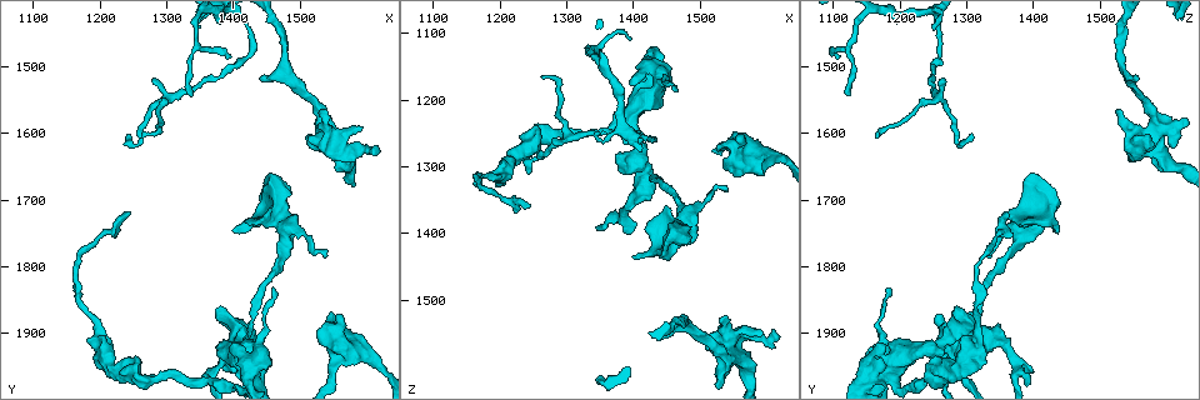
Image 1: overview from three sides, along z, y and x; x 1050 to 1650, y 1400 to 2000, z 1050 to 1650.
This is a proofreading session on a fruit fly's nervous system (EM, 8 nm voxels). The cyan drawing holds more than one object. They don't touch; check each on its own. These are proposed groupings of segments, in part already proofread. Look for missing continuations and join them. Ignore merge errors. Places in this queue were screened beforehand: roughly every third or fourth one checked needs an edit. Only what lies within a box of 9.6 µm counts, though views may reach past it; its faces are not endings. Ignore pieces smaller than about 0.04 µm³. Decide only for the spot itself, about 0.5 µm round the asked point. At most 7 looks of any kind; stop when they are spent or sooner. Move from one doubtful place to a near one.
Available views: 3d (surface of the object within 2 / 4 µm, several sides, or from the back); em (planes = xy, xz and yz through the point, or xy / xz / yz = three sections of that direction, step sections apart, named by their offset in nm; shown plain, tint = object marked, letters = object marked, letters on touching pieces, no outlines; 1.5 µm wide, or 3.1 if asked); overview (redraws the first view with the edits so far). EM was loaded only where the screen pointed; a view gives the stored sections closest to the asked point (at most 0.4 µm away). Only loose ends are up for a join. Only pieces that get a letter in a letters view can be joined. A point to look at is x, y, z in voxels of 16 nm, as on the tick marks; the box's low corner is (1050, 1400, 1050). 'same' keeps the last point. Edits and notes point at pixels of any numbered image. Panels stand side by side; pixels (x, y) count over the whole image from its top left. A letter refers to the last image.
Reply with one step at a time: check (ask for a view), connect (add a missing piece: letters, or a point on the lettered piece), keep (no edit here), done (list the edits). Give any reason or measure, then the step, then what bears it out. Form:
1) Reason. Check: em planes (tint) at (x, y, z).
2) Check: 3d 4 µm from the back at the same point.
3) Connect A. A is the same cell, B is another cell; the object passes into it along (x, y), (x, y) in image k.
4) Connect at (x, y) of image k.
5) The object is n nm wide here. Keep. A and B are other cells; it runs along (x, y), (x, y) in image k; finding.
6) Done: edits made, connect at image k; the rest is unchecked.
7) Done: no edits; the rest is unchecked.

Thick end. Check: 3d 2 µm at (1535, 1915, 1270).

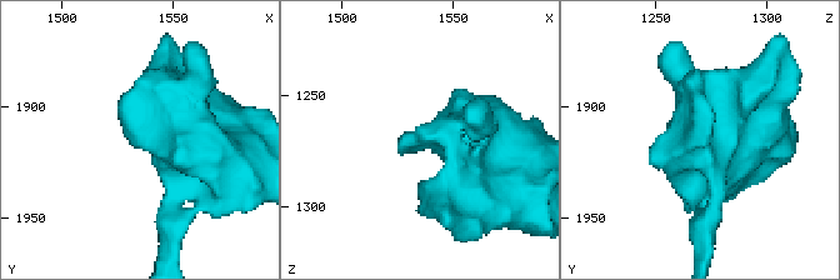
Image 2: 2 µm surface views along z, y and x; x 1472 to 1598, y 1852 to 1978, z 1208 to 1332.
Now the EM. Check: em planes (tint) at (1531, 1917, 1274).

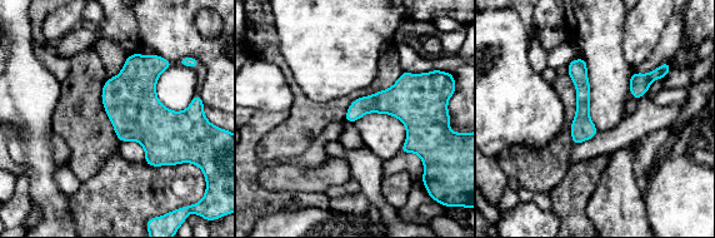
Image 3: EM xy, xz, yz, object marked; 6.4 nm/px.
Check: em planes (letters) at the same point.

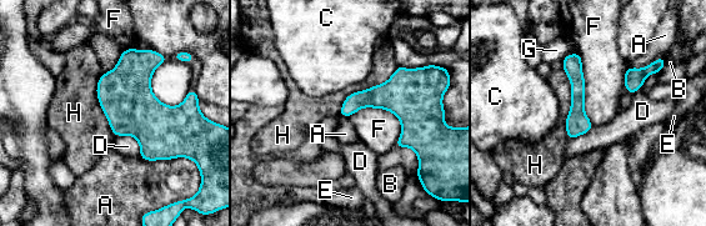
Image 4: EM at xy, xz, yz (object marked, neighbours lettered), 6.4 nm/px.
The longest contact is with H, 460 nm. Keep. A, B, C, D, E, F, G and H are other cells; a border runs along (140, 156), (146, 160), (191, 160) in image 4; none of them fits.

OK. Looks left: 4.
Branch stops here. Check: 3d 4 µm at (1240, 1605, 1305).

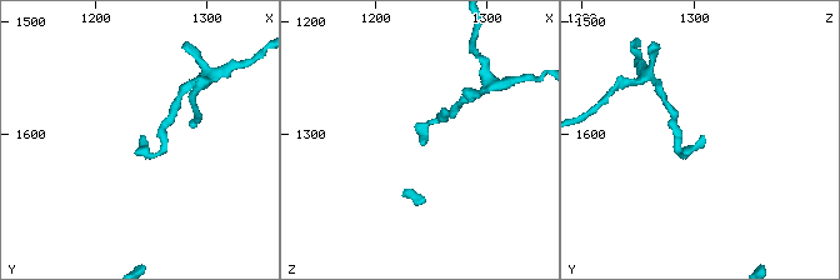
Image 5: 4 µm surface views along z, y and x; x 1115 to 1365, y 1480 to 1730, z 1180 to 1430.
Check: em planes (letters) at (1242, 1602, 1308).

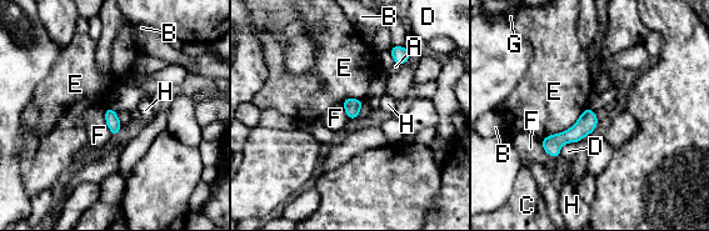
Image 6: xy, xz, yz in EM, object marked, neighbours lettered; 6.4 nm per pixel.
The longest contact is with E, 360 nm. Keep. A, B, C, D, E, F, G and H are other cells; no lettered piece goes on from it.

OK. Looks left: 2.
Thin end. Check: em planes (letters) at (1440, 1520, 1555).

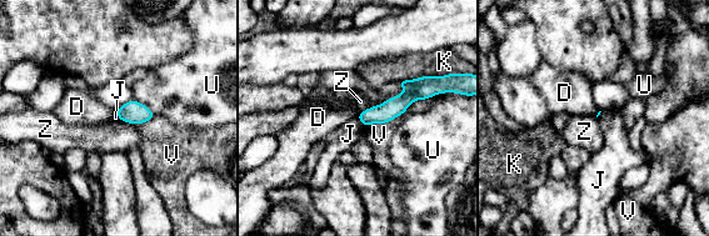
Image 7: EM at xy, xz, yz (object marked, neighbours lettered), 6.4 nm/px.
Keep. D, J, K, U, V and Z are other cells; it runs along (428, 91), (362, 118) in image 7; no lettered piece goes on from it.

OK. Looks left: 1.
Done: no edits; the rest is unchecked.

